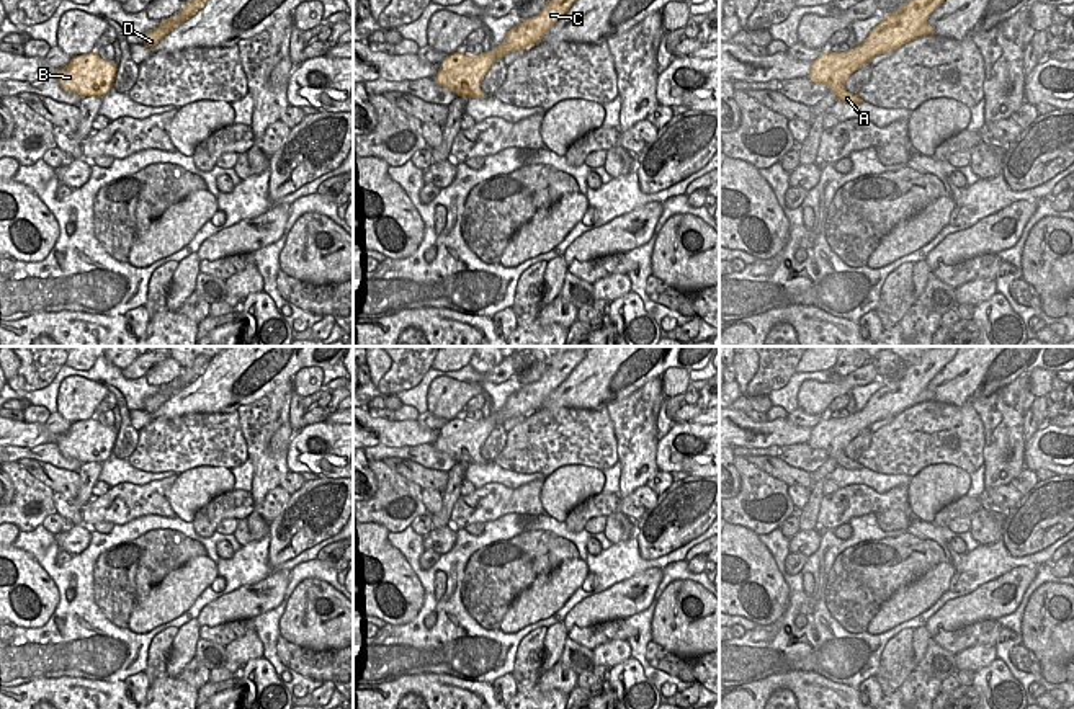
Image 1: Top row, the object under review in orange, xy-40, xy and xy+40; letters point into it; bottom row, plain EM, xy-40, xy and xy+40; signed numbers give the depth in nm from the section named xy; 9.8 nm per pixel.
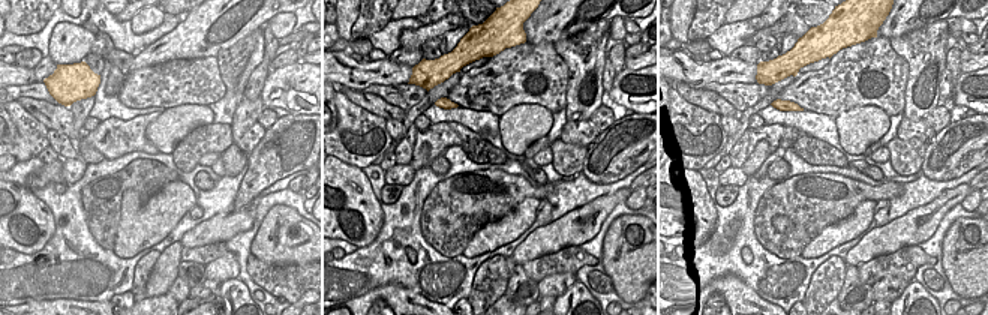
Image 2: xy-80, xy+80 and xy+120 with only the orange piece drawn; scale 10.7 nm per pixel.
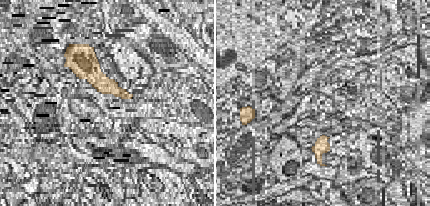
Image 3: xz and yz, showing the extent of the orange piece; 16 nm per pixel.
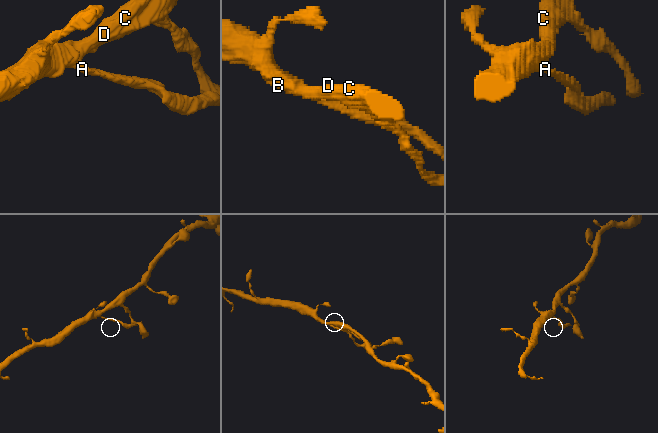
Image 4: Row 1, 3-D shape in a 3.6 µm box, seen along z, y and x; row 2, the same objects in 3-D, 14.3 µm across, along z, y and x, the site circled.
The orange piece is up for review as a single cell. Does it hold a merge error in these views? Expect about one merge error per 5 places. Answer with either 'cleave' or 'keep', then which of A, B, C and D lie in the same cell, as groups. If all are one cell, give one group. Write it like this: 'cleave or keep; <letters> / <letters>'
keep; A B C D

